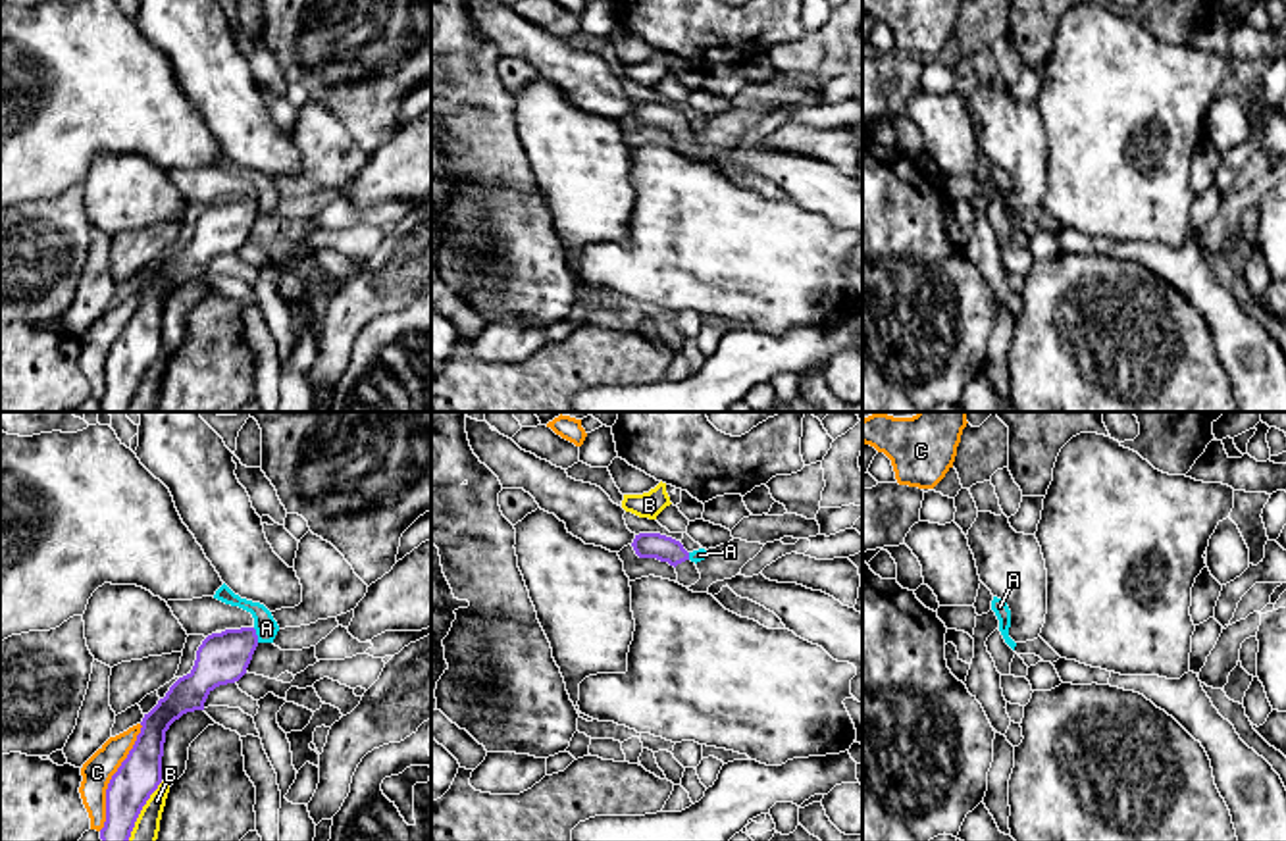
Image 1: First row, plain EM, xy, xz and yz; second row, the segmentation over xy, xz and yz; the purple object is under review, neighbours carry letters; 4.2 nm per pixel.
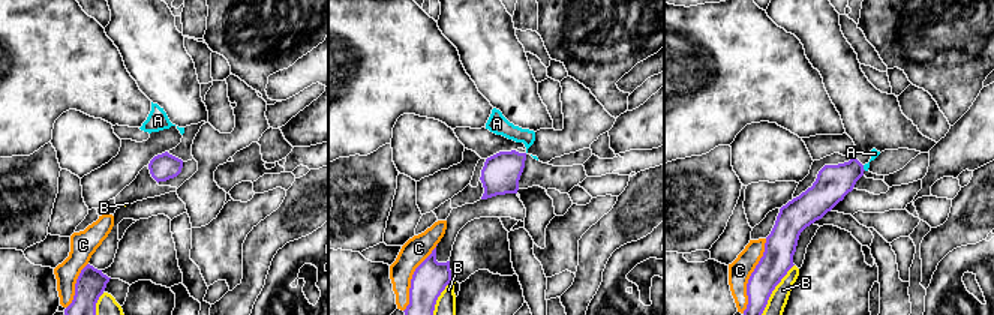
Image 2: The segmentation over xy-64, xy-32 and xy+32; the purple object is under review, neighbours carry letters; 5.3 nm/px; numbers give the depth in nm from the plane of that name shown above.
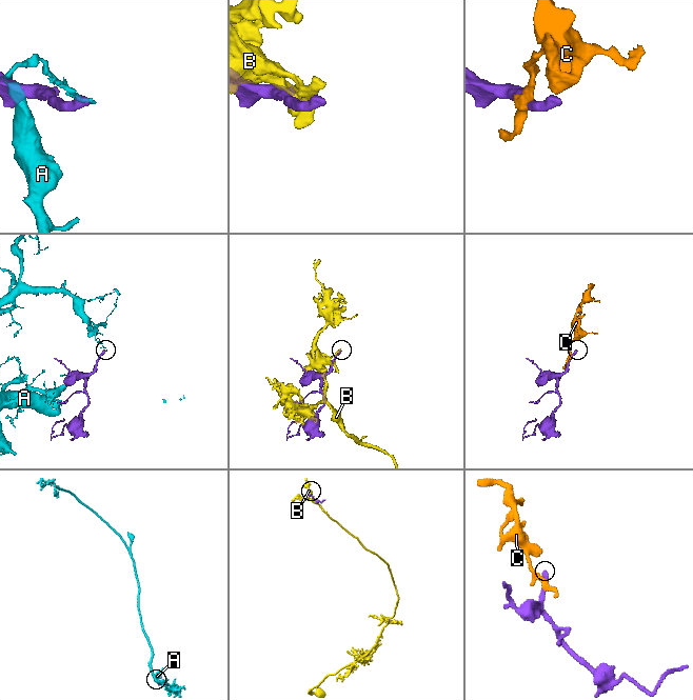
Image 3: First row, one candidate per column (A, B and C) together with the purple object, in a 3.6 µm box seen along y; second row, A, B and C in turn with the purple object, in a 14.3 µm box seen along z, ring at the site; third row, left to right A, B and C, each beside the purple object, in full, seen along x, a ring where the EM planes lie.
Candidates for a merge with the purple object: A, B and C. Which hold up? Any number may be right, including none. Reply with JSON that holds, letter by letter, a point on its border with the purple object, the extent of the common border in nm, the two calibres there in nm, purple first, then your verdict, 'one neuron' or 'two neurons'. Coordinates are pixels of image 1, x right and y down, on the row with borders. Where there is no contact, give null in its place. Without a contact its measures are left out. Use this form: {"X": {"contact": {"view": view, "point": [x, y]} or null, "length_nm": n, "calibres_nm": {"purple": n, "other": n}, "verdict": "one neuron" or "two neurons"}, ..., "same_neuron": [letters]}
{"A": {"contact": {"view": "xy", "point": [257, 636]}, "length_nm": 70, "calibres_nm": {"purple": 220, "other": 100}, "verdict": "one neuron"}, "B": {"contact": {"view": "xy", "point": [141, 809]}, "length_nm": 280, "calibres_nm": {"purple": 180, "other": 110}, "verdict": "two neurons"}, "C": {"contact": {"view": "xy", "point": [112, 778]}, "length_nm": 480, "calibres_nm": {"purple": 180, "other": 130}, "verdict": "two neurons"}, "same_neuron": ["A"]}

